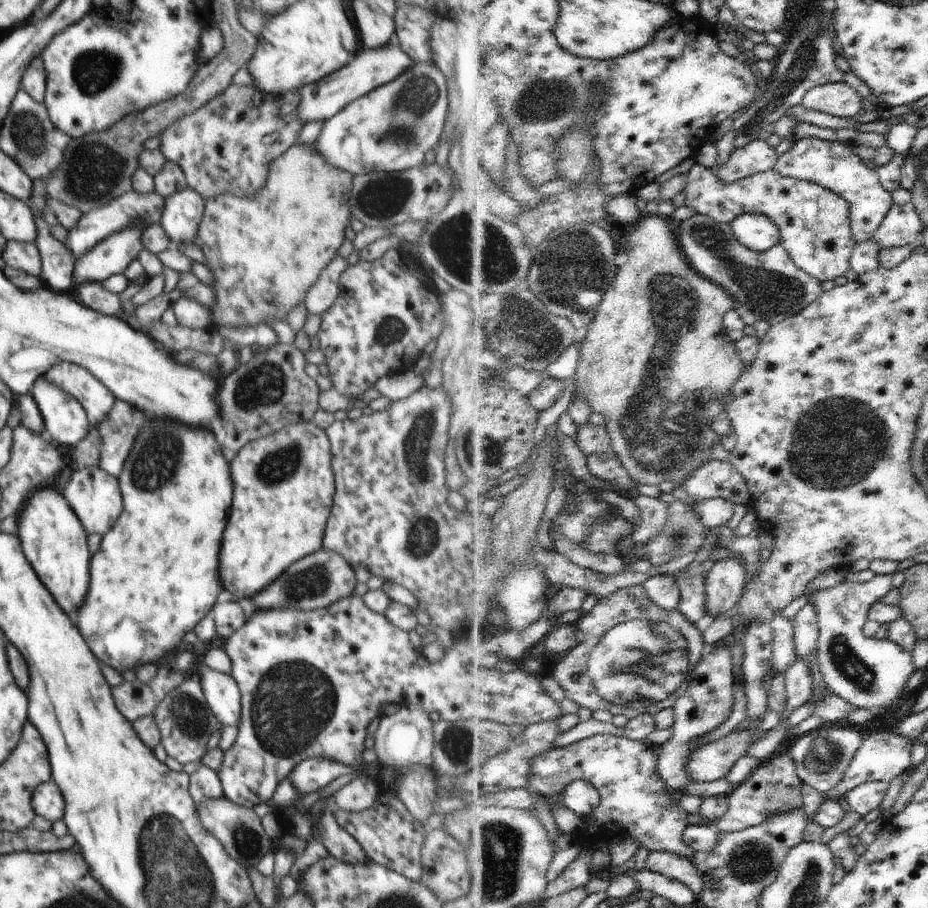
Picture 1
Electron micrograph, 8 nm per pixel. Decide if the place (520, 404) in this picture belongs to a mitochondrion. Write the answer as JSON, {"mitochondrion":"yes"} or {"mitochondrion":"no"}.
{"mitochondrion":"no"}

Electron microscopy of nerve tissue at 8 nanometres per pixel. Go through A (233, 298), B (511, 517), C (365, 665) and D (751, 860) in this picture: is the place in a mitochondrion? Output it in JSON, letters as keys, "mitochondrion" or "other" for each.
{"A":"other","B":"other","C":"other","D":"mitochondrion"}

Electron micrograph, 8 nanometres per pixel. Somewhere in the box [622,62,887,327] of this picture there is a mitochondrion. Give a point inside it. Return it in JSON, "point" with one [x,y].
{"point":[774,294]}

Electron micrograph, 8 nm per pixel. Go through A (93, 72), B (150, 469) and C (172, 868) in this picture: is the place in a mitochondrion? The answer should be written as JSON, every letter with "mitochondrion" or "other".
{"A":"mitochondrion","B":"mitochondrion","C":"mitochondrion"}

